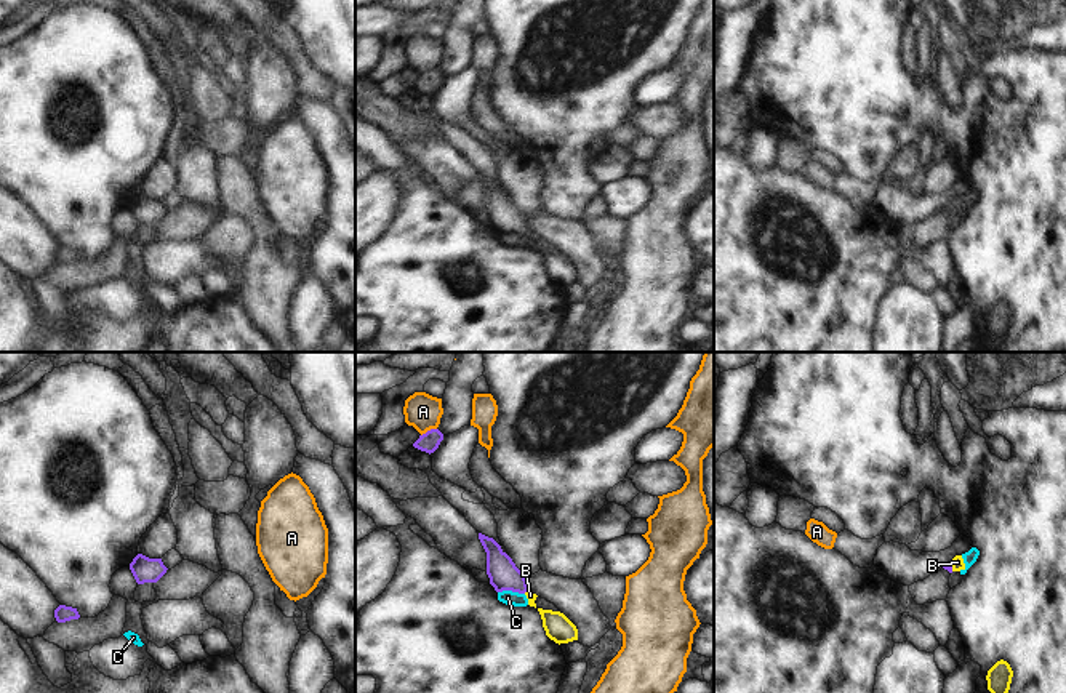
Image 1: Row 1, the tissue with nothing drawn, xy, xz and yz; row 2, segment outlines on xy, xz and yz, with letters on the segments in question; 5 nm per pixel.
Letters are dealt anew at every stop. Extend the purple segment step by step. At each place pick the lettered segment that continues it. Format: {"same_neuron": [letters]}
{"same_neuron": ["B"]}

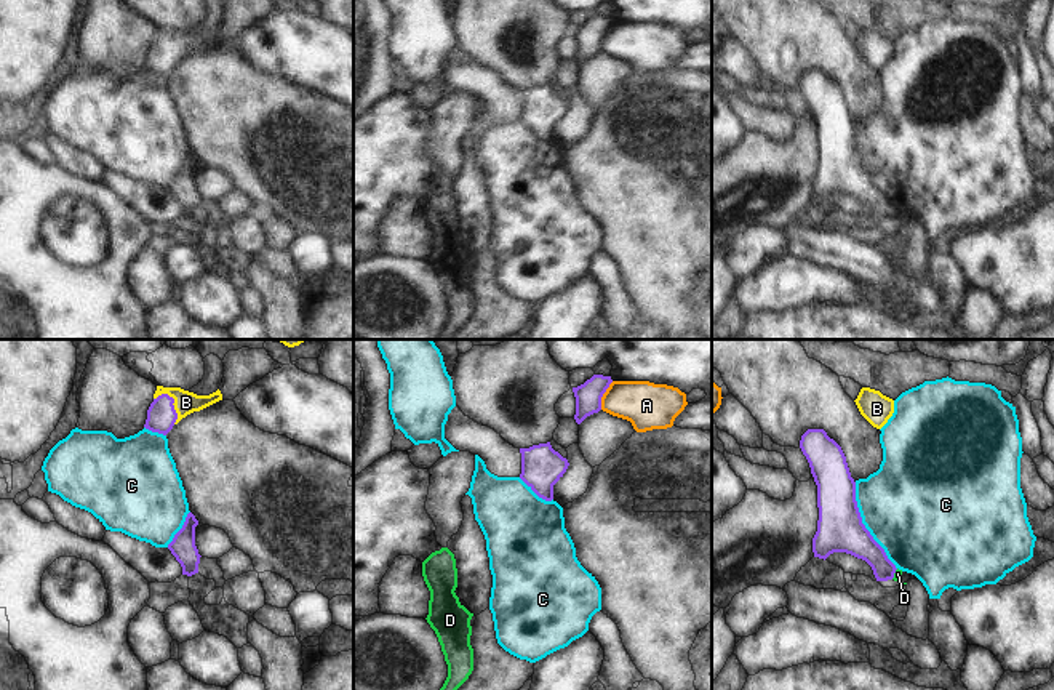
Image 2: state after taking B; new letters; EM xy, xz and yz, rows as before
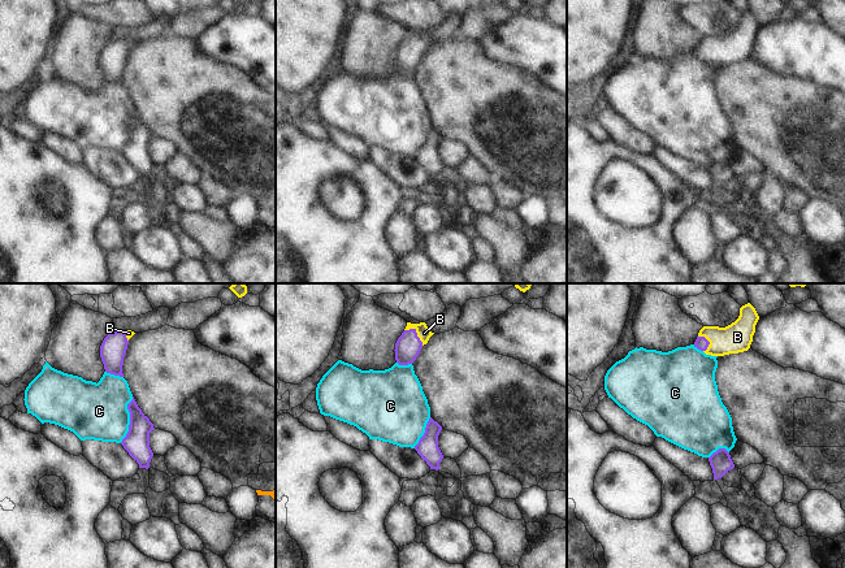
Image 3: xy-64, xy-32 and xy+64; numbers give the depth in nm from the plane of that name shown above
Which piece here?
{"same_neuron": ["B"]}

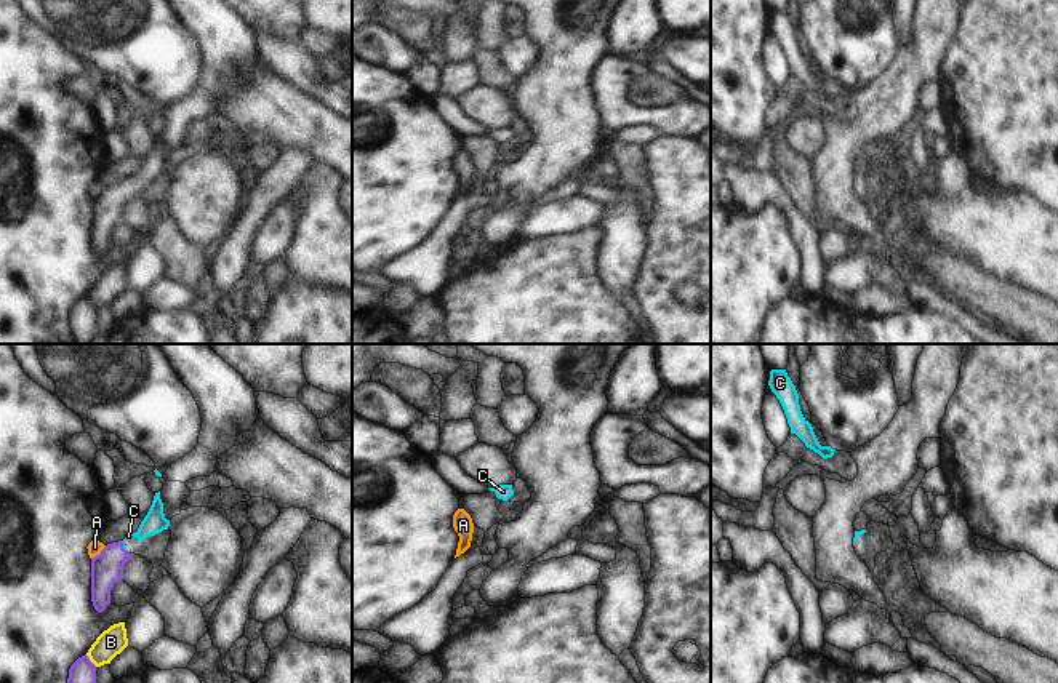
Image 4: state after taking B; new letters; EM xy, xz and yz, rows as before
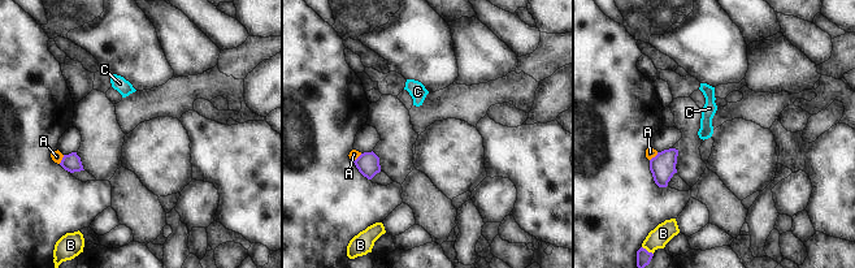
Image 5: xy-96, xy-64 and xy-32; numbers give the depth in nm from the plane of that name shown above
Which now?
{"same_neuron": ["C"]}

